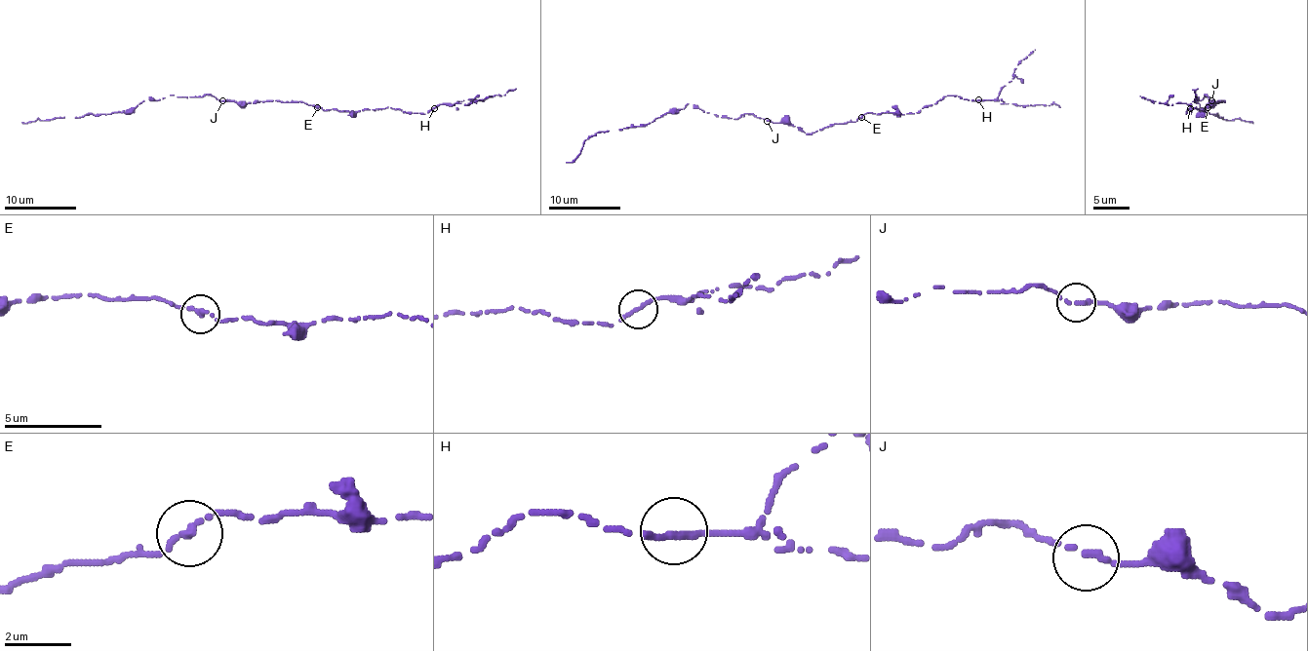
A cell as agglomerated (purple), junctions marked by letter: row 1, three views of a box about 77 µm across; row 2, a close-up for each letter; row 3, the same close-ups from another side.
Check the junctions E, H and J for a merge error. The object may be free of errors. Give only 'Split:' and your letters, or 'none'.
Split: none

